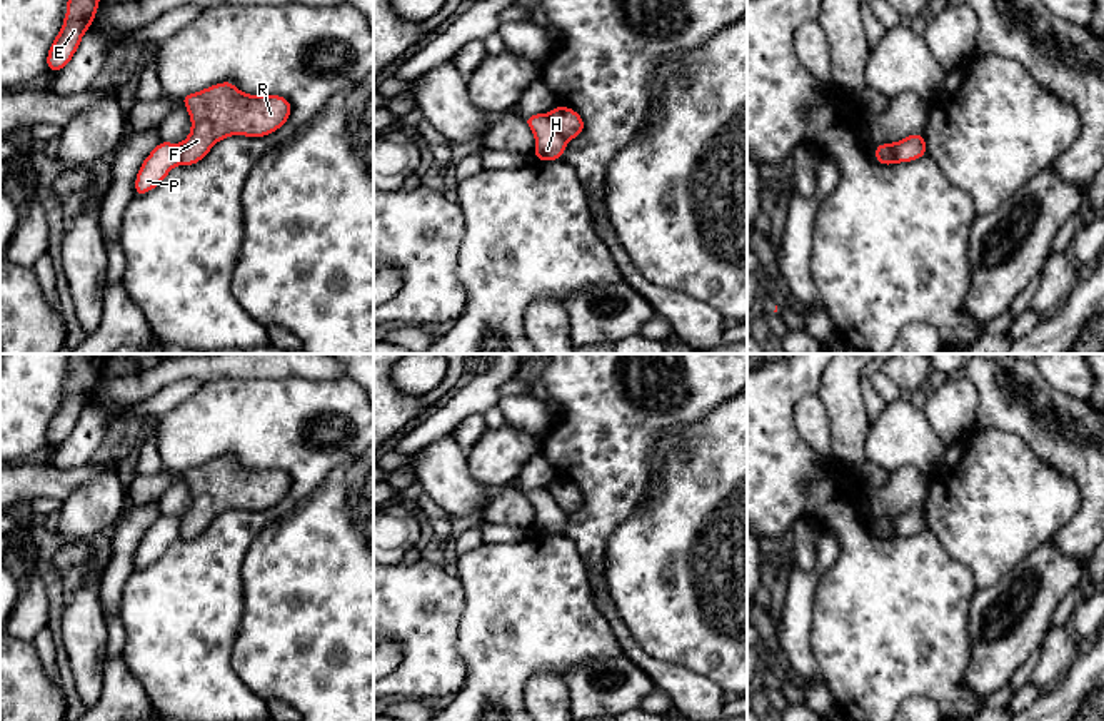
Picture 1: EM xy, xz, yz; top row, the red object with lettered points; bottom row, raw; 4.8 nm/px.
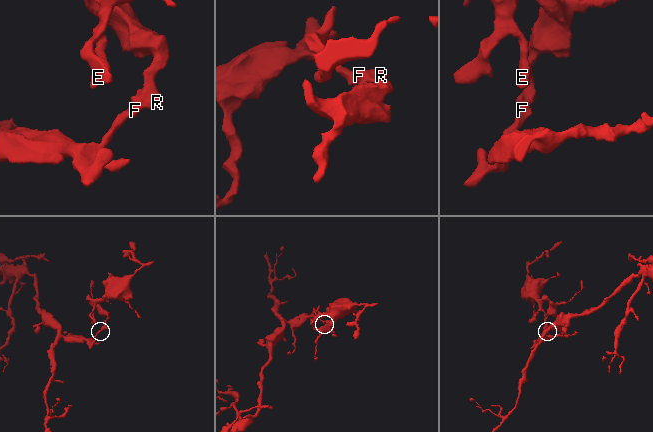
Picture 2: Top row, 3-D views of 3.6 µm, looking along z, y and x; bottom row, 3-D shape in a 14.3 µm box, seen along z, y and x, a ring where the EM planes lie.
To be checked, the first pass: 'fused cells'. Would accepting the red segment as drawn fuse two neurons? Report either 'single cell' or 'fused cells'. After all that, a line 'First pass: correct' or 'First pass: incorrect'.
fused cells
First pass: correct

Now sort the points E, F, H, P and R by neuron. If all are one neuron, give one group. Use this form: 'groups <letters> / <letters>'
groups E F R / H P

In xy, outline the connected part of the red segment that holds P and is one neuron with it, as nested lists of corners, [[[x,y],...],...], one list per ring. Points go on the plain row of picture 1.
[[[160,516],[143,534],[137,547],[135,569],[142,569],[155,562],[167,551],[167,547],[178,537],[180,537],[180,519],[170,516]]]

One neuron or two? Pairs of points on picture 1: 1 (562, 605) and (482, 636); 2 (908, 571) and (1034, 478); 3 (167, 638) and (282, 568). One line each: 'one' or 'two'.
1: one
2: two
3: two

